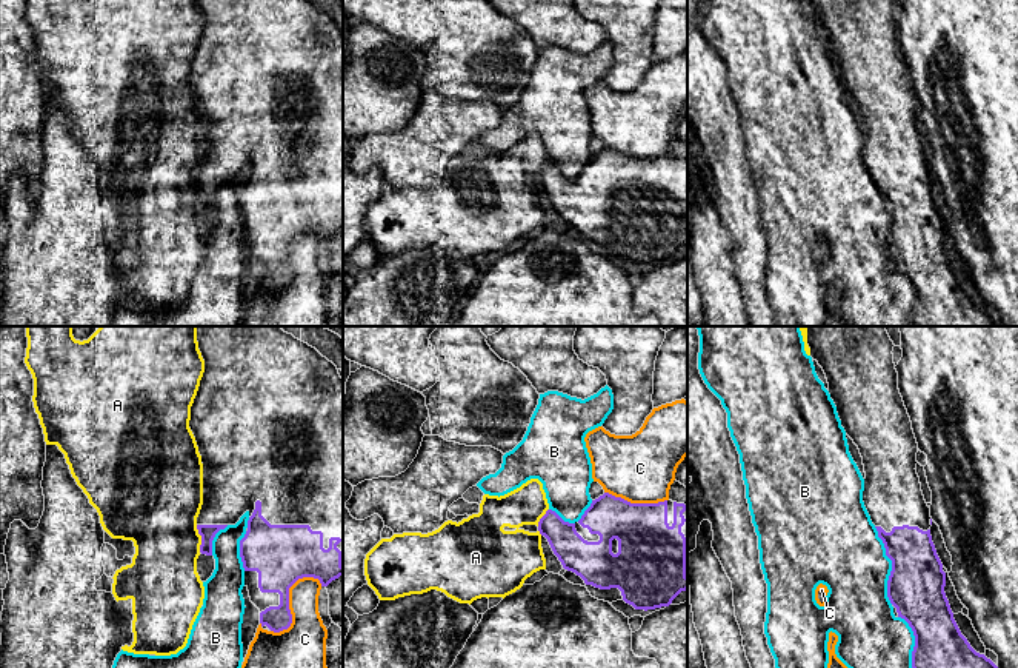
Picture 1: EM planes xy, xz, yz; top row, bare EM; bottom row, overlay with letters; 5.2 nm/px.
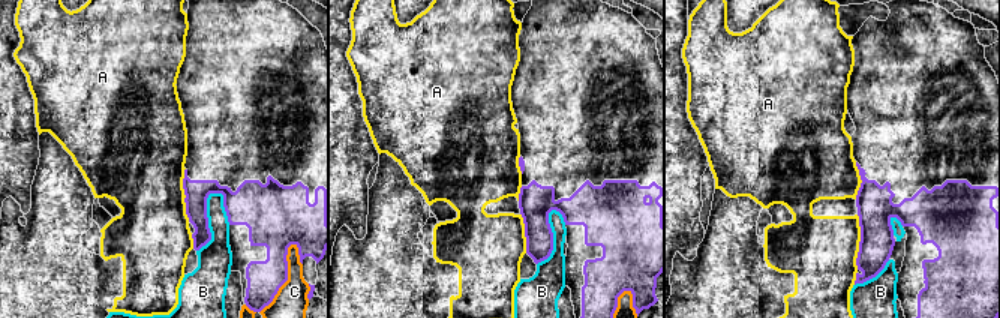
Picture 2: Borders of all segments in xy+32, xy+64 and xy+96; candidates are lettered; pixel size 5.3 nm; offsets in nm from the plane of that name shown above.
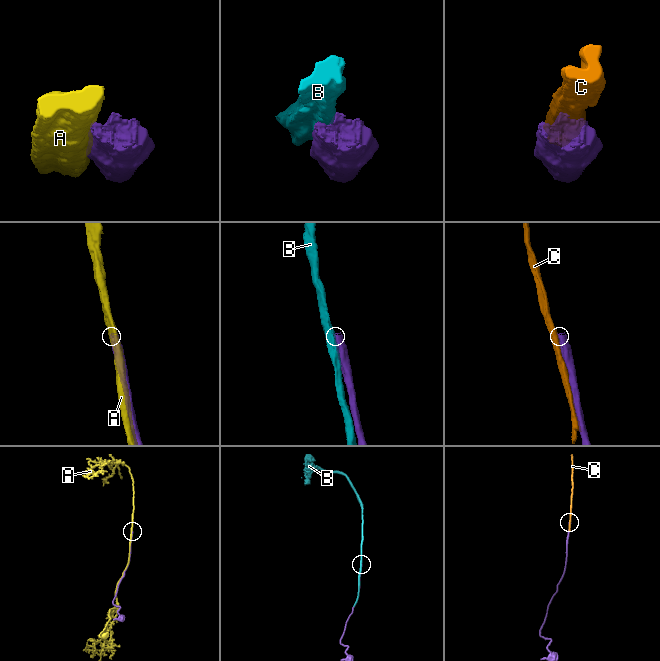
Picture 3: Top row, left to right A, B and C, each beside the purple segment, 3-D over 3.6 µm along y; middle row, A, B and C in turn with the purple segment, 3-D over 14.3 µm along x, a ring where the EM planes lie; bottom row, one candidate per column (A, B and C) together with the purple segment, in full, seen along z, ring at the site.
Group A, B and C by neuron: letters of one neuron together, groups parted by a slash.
A / B / C

